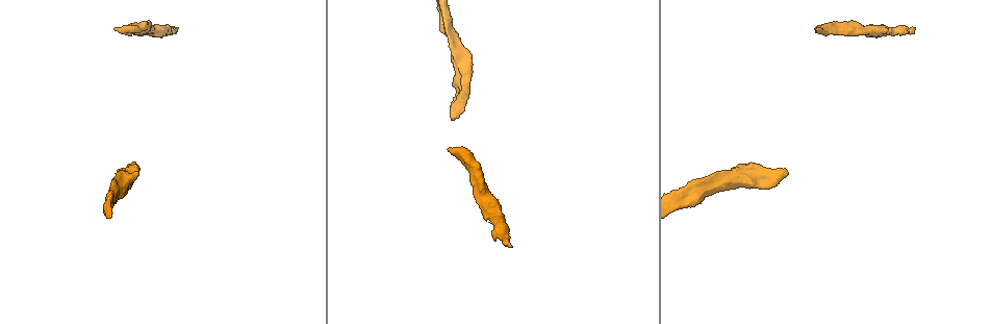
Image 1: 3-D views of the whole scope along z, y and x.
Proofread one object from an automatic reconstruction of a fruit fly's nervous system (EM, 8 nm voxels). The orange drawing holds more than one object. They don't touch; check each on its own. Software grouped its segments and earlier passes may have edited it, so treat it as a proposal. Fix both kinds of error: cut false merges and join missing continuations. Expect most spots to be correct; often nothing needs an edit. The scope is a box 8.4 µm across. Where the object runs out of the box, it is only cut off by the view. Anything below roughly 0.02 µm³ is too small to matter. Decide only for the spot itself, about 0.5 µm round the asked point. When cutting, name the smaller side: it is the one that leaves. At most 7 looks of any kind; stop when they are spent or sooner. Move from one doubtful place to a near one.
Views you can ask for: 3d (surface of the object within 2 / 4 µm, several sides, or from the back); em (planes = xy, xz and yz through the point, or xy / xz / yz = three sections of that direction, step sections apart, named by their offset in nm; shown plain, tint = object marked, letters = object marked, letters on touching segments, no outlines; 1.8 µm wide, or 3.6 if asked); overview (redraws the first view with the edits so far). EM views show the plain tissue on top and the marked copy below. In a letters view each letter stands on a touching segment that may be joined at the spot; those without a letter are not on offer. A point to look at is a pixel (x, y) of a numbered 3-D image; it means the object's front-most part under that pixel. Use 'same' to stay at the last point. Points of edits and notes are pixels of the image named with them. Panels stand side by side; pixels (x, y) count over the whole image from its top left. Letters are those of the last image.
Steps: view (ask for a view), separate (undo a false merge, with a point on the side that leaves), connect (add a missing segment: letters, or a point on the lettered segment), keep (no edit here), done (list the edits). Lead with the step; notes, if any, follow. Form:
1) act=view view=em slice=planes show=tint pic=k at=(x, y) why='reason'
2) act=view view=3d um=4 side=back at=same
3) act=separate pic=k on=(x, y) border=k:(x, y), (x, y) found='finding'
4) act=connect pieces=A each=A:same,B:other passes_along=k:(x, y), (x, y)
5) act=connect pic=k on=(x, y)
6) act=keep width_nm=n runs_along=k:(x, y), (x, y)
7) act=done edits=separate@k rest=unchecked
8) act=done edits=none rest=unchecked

act=view view=em slice=planes show=letters pic=1 at=(815, 27) why='branch stops here'

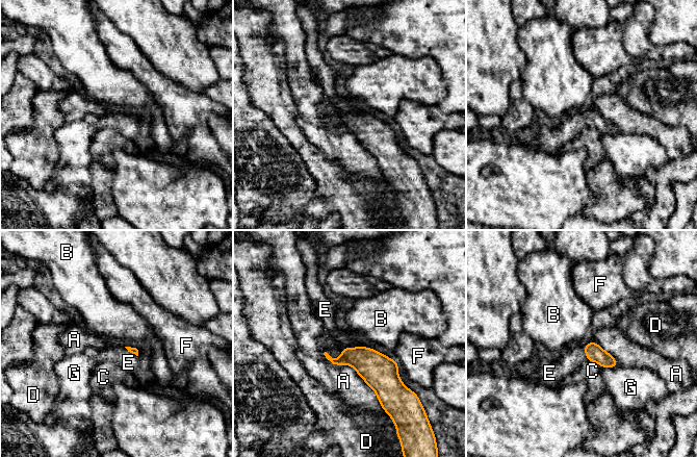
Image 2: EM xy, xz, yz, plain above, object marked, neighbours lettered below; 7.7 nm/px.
act=connect pieces=E each=A:other,B:other,C:other,D:other,E:same,F:other,G:other passes_along=2:(376, 369), (351, 348), (344, 339) found='it goes on there'

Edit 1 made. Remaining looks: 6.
act=view view=overview

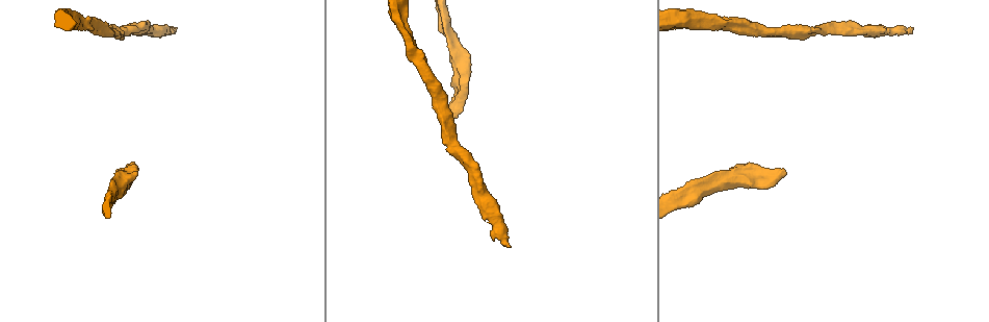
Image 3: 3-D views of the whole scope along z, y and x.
act=view view=em slice=planes show=letters pic=3 at=(511, 247) why='long arm stops here'

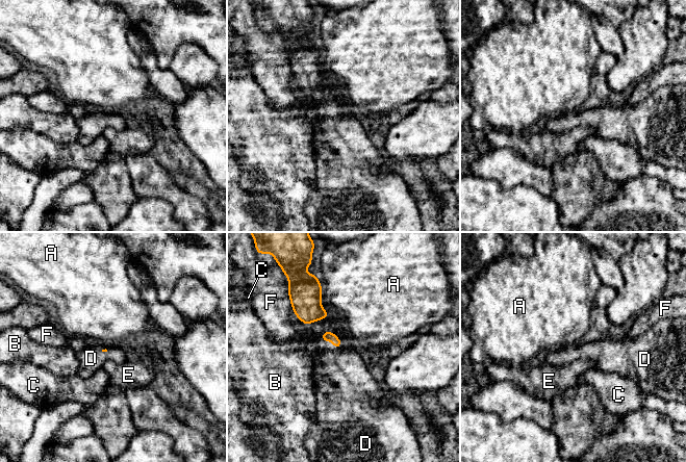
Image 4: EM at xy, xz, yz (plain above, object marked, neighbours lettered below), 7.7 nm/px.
act=connect pieces=D longest_contact=A:320nm each=A:other,B:other,C:other,D:same,E:other,F:other found='it goes on there'

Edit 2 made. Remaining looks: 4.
act=view view=3d um=2 pic=3 at=(782, 168) why='branch stops here'

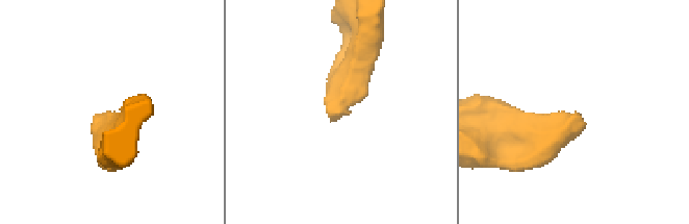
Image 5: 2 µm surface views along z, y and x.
act=view view=em slice=xy step=4 show=letters pic=5 at=(93, 116) why='need the tissue'

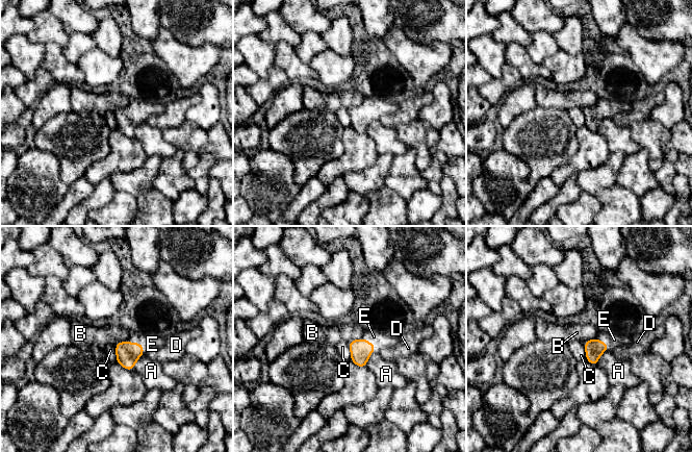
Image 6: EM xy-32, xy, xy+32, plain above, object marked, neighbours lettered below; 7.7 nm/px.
act=connect pieces=E each=A:other,B:other,C:other,D:other,E:same passes_along=6:(127, 353), (138, 343), (152, 344) found='it goes on there'

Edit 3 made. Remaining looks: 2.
act=done edits=connect@2,connect@4,connect@6 rest=unchecked

